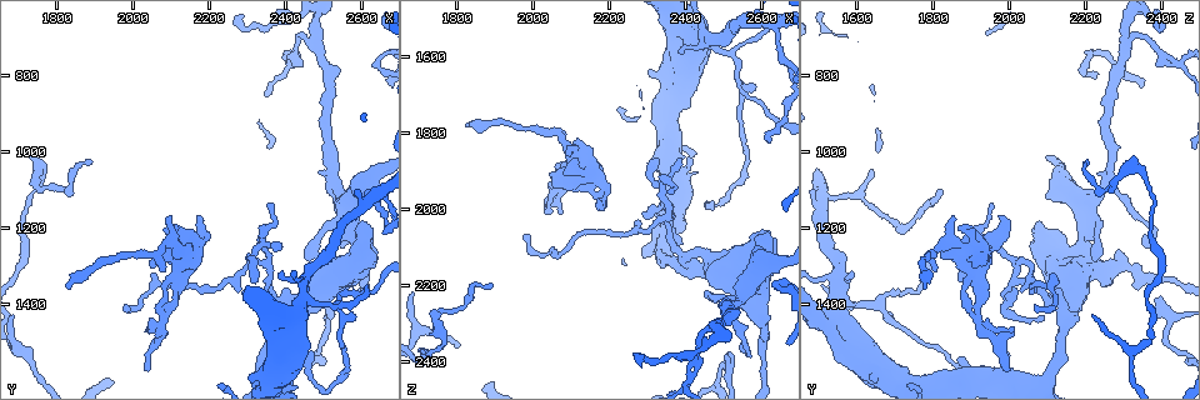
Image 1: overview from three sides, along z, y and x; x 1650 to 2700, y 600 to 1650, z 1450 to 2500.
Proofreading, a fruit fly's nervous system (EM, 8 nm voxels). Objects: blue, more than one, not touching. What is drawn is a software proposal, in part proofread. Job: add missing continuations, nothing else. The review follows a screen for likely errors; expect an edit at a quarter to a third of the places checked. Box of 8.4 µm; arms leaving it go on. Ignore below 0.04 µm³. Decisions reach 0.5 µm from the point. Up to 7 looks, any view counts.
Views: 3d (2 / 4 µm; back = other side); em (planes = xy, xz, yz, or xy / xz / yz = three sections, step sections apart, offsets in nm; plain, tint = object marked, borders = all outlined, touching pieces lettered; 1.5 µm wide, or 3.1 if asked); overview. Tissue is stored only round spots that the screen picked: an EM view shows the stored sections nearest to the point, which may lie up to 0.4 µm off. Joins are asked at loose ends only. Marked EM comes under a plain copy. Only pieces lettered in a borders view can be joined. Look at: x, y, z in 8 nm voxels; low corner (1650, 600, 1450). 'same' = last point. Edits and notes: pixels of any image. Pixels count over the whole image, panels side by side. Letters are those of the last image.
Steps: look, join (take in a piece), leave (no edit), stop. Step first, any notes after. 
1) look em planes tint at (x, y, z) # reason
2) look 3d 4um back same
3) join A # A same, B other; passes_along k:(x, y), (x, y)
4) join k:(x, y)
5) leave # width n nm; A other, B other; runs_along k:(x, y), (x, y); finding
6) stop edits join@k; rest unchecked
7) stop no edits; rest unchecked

look em planes borders at (1895, 1030, 2200)

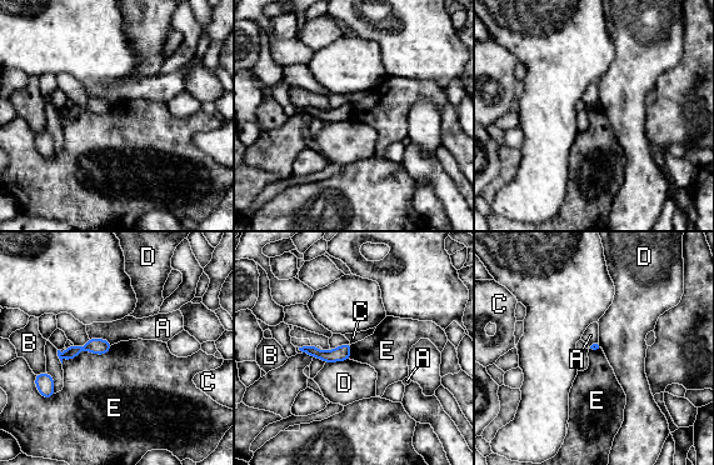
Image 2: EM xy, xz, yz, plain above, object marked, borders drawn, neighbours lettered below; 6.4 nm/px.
leave # A other, B other, C other, D other, E other; runs_along 2:(106, 345), (88, 346), (61, 355); none of them fits

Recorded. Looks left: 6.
look em xy step 8 borders at (1830, 1355, 1780) # thin end

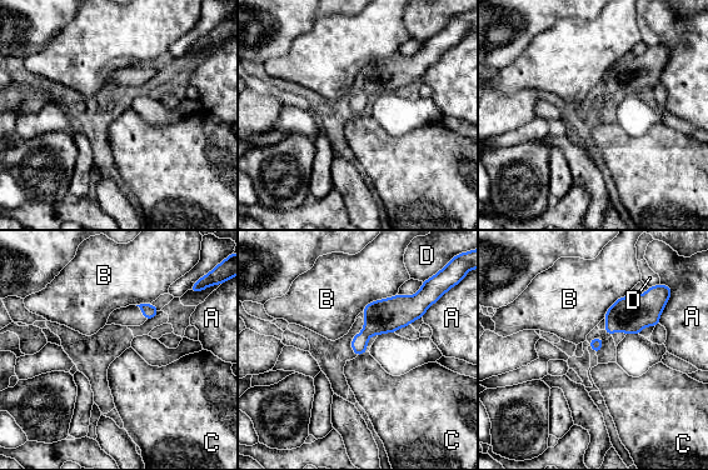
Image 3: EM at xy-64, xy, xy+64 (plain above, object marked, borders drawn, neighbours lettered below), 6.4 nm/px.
leave # width 80 nm; longest_contact B 260 nm; A other, B other, C other, D other; no lettered piece goes on from it

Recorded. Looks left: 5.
look 3d 4um at (2045, 1295, 1910) # stops while still wide

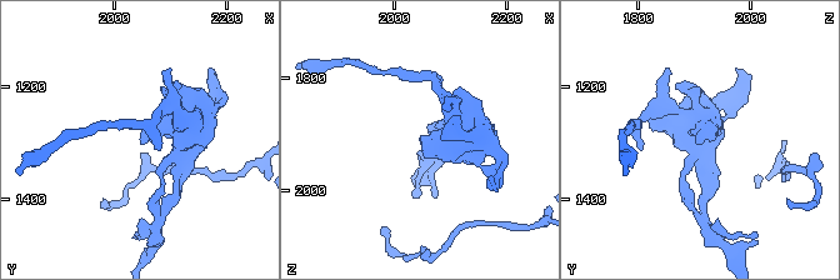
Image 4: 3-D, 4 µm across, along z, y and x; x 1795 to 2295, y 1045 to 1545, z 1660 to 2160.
look em planes borders at (2045, 1300, 1910) # shape alone is not enough

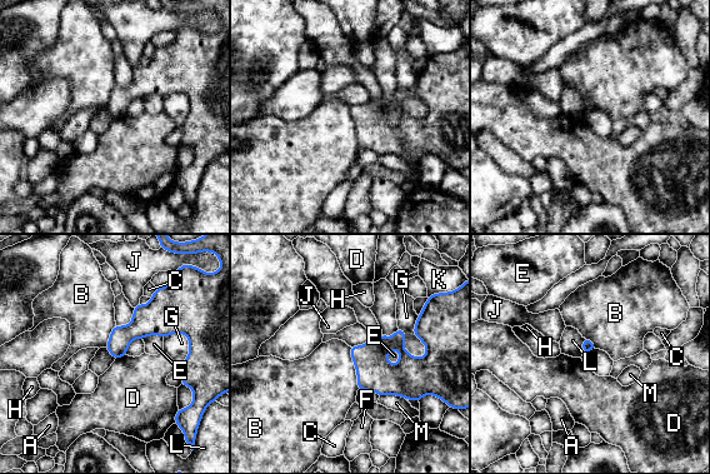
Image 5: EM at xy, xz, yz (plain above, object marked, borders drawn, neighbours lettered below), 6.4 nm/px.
leave # A other, B other, C other, D other, E other, F other, G other, H other, J other, K other, L other, M other; border 5:(134, 308), (131, 320), (116, 325); no lettered piece goes on from it

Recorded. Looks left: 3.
stop no edits; rest unchecked

